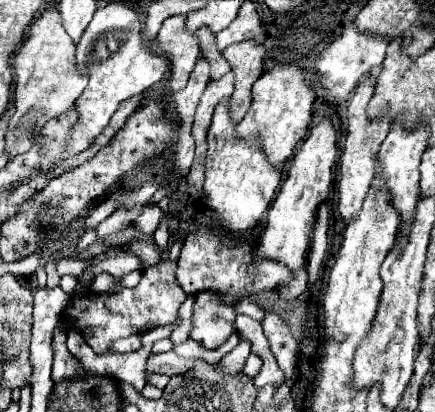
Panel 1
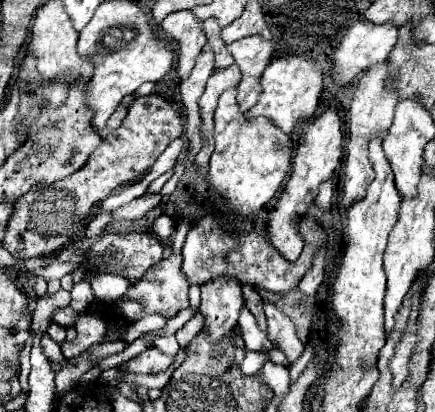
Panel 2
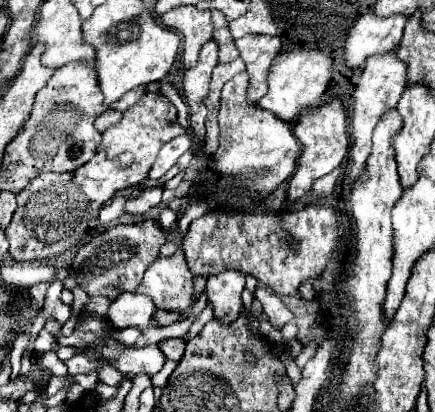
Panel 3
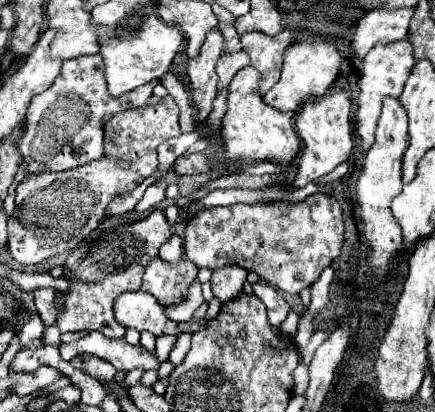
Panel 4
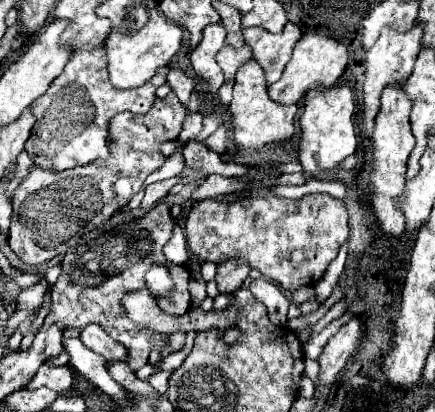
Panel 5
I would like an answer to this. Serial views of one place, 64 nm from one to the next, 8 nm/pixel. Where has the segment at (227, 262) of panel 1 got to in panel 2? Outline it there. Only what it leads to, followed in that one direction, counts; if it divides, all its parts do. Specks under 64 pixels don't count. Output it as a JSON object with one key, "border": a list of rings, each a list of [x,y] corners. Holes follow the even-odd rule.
{"border":[[[204,216],[200,218],[188,232],[186,236],[186,242],[184,242],[184,248],[182,248],[182,256],[184,256],[184,262],[182,262],[182,272],[186,274],[188,282],[190,284],[204,284],[216,276],[234,276],[234,278],[240,278],[242,284],[252,284],[256,290],[268,290],[268,292],[290,292],[298,286],[298,282],[304,278],[304,274],[312,268],[312,262],[314,262],[314,256],[320,248],[328,246],[328,230],[324,224],[320,224],[314,216],[302,216],[300,218],[300,224],[298,224],[298,232],[304,240],[304,250],[300,254],[300,258],[296,262],[290,262],[286,260],[268,240],[268,230],[266,228],[252,228],[248,234],[232,234],[228,230],[224,230],[222,226],[216,224],[216,216]]]}

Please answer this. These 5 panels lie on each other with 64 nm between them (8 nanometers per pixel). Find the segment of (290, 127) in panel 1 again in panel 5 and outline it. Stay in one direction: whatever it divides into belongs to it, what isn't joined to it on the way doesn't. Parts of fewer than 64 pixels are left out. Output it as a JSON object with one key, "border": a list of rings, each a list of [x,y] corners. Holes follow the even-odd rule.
{"border":[[[320,32],[304,34],[296,44],[290,62],[286,64],[282,78],[268,88],[270,96],[272,96],[272,100],[282,102],[282,104],[300,102],[312,86],[318,86],[318,84],[326,86],[326,88],[332,86],[342,76],[348,62],[350,62],[348,46],[342,40],[336,40],[336,38],[332,38],[328,34],[320,34]]]}

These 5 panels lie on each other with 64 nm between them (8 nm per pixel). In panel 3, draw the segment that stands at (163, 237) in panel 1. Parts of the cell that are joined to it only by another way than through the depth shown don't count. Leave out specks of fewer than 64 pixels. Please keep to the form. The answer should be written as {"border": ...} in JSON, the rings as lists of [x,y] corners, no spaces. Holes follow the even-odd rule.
{"border":[[[165,208],[158,217],[158,223],[162,226],[162,229],[166,232],[169,231],[171,226],[176,222],[177,214],[170,208]]]}

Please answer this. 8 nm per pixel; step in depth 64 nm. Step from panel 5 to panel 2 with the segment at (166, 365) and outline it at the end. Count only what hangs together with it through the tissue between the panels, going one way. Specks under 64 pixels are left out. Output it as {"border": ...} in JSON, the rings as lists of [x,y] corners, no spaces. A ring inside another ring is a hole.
{"border":[[[175,335],[159,336],[154,340],[153,346],[158,348],[162,353],[172,357],[175,357],[180,349]]]}

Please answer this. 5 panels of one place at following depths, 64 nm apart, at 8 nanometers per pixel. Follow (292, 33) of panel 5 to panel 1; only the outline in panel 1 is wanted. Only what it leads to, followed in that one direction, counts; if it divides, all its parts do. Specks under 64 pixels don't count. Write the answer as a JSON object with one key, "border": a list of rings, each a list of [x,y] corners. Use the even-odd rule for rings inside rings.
{"border":[[[244,40],[230,44],[224,56],[236,72],[236,86],[232,94],[232,120],[240,122],[252,104],[252,86],[264,70],[266,46],[256,40]]]}

